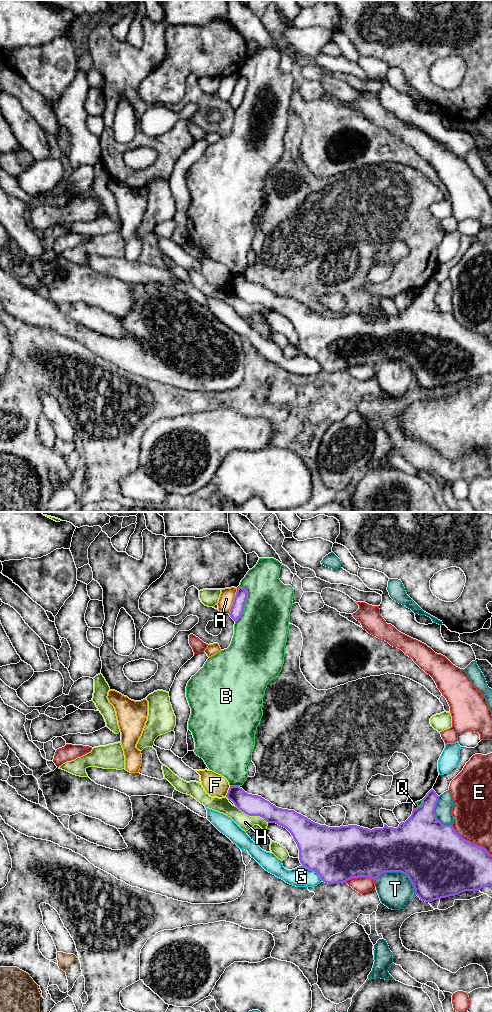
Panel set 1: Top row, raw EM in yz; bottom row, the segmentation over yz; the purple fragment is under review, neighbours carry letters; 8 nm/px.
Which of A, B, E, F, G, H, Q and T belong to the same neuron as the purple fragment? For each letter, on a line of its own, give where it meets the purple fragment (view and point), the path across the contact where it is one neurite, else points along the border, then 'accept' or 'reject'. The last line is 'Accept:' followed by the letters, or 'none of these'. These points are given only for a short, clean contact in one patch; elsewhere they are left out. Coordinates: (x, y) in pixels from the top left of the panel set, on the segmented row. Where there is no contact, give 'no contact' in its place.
A: meets purple in yz at (234, 601); reject
B: meets purple in yz at (245, 603); reject
E: meets purple in yz at (470, 842); reject
F: meets purple in yz at (228, 791); border along yz (230, 786), (225, 796); reject
G: meets purple in yz at (313, 870); reject
H: meets purple in yz at (252, 815); reject
Q: meets purple in yz at (416, 808); reject
T: meets purple in yz at (400, 871); reject
Accept: none of these

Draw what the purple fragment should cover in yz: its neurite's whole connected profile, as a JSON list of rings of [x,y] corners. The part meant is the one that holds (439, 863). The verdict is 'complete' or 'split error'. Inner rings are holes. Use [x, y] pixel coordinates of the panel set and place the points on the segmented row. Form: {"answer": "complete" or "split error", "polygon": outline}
{"answer": "complete", "polygon": [[[230,786],[226,797],[245,814],[260,816],[268,823],[286,828],[297,844],[300,863],[316,872],[325,883],[346,883],[358,877],[376,880],[385,872],[401,872],[411,881],[415,895],[425,902],[492,886],[492,855],[463,839],[452,825],[444,825],[437,819],[435,808],[439,796],[433,789],[397,828],[384,824],[383,828],[372,830],[357,825],[320,825],[294,810],[278,808],[261,796],[248,794],[239,786]]]}

